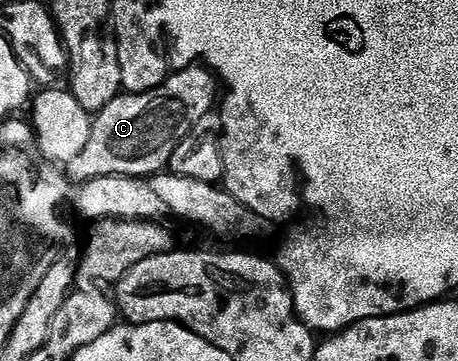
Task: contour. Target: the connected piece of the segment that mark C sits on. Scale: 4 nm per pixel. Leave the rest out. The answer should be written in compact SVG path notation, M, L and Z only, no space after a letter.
M190 68L170 73L169 79L160 89L118 94L115 100L111 100L111 104L107 104L107 108L96 111L87 148L83 148L83 152L79 152L79 156L75 156L75 160L68 163L69 177L83 183L103 176L148 179L154 174L162 173L168 167L175 148L179 148L179 144L187 136L187 132L191 132L191 128L199 124L199 120L214 113L215 103L218 101L217 86L219 90L216 77L205 78L205 68Z

